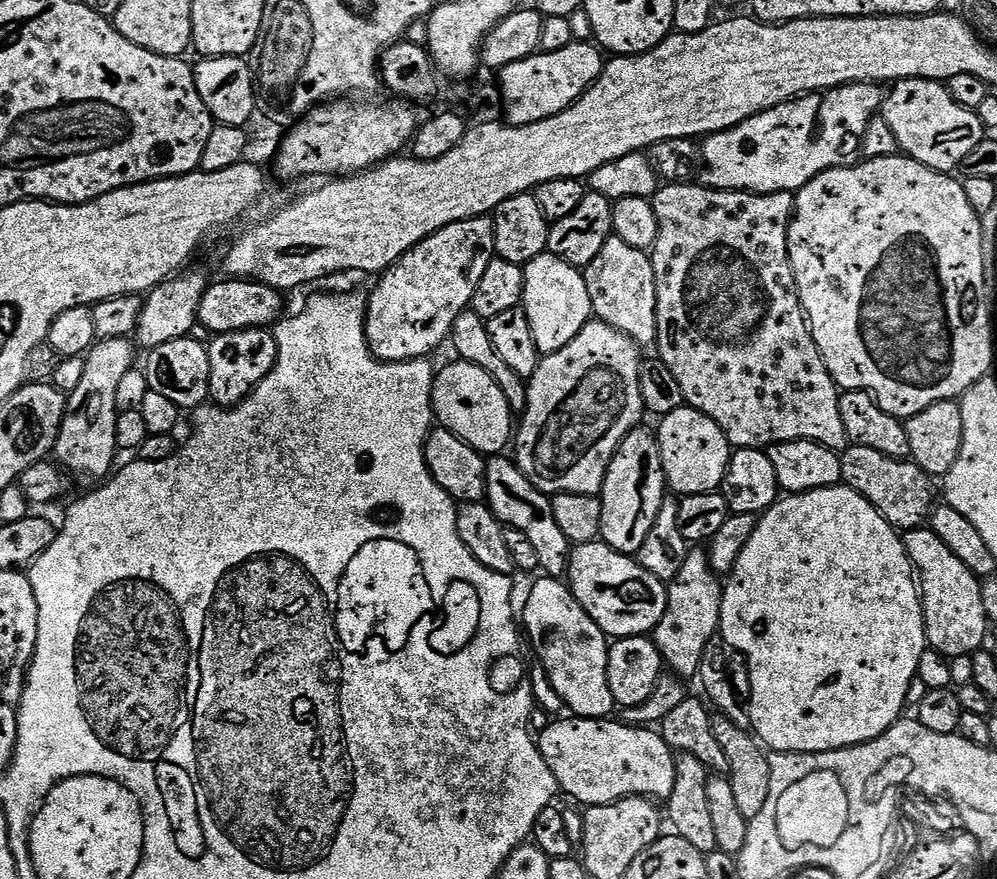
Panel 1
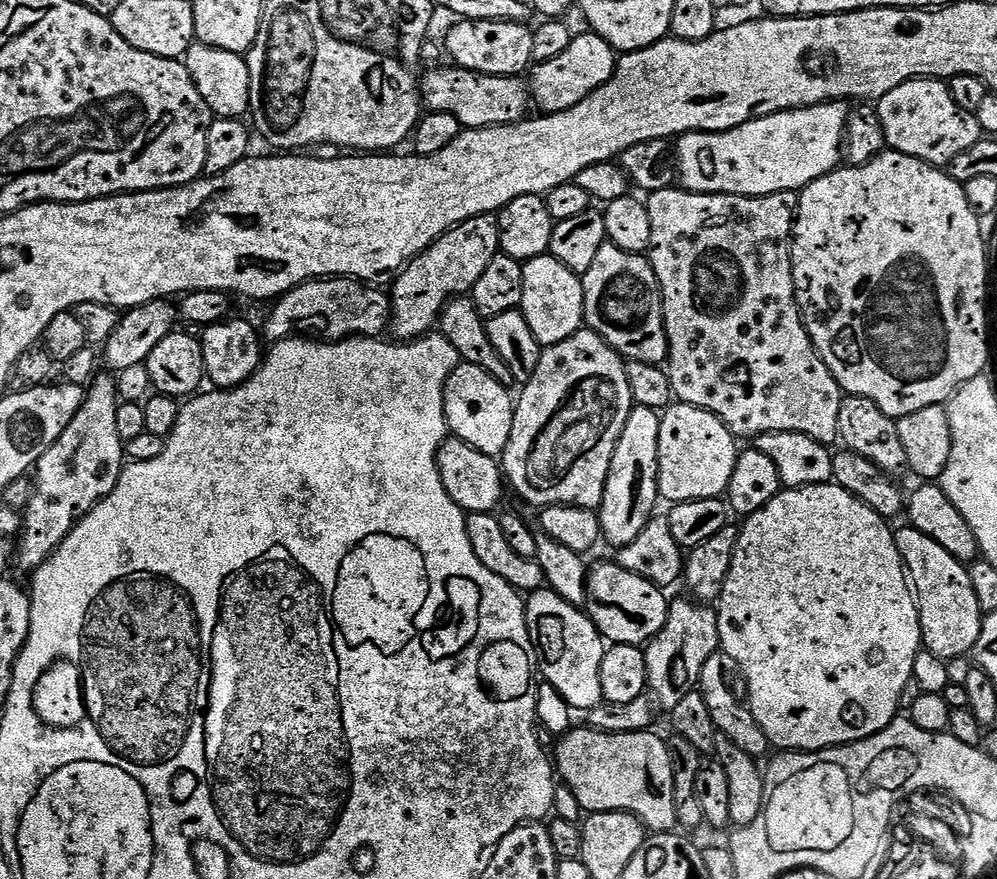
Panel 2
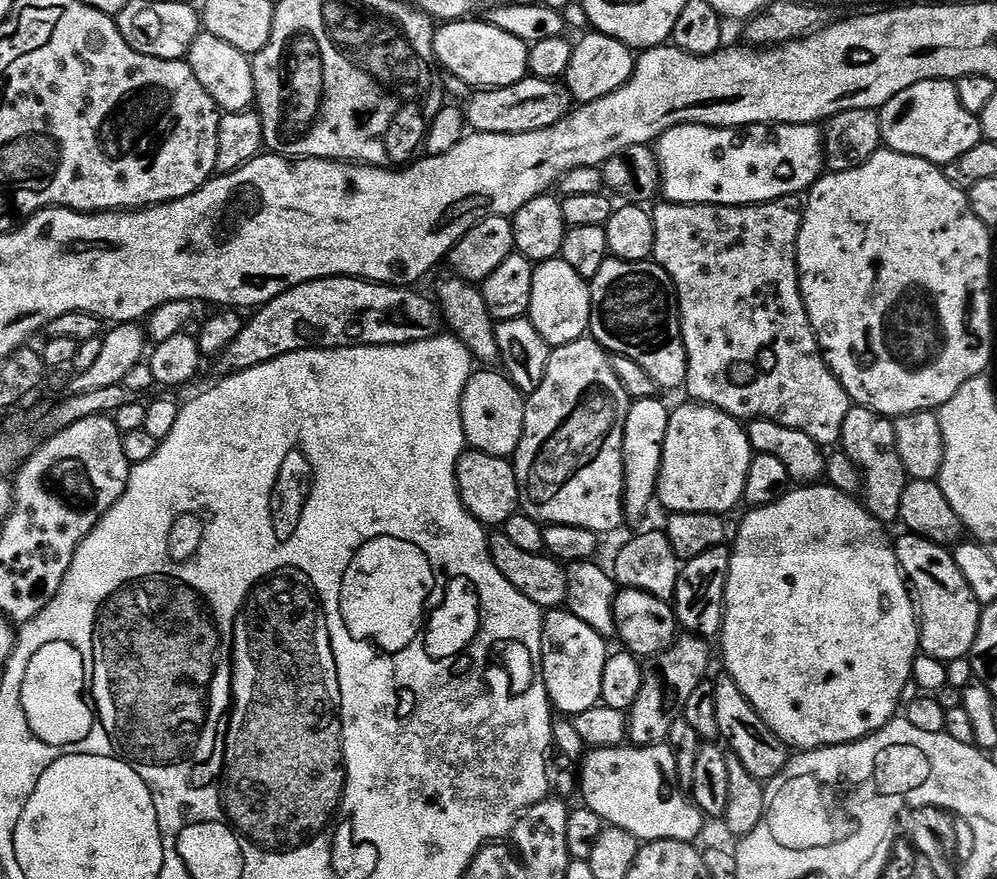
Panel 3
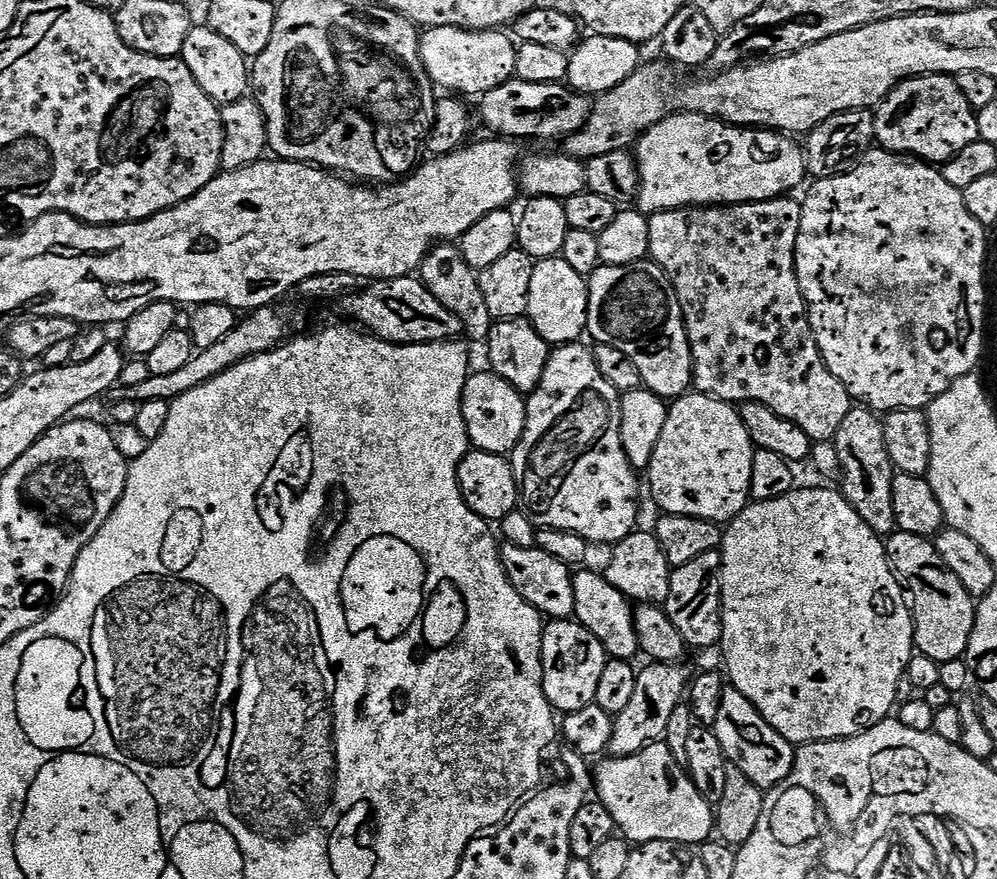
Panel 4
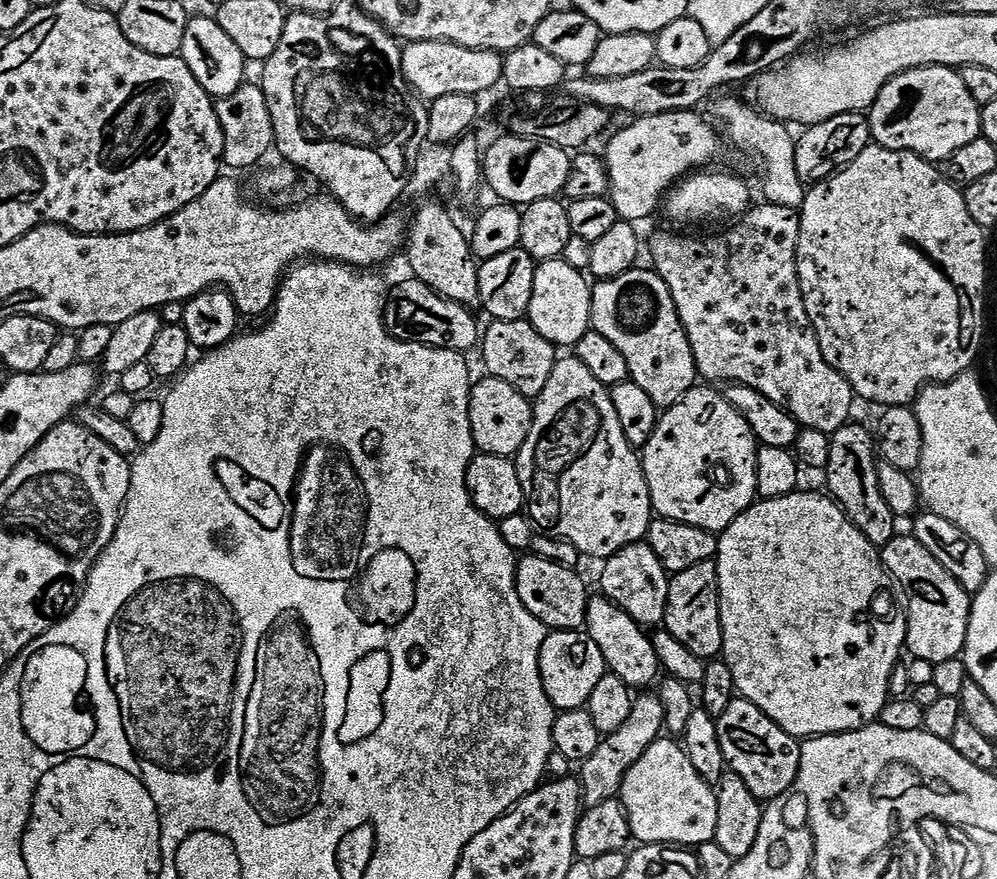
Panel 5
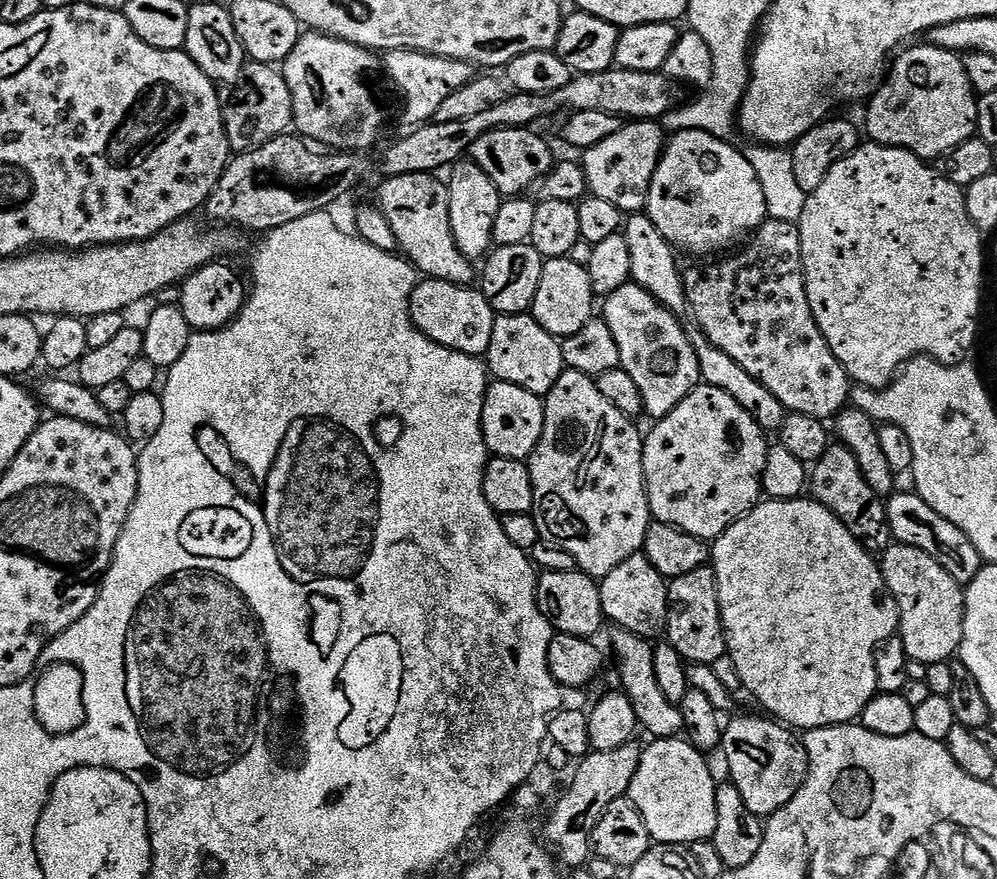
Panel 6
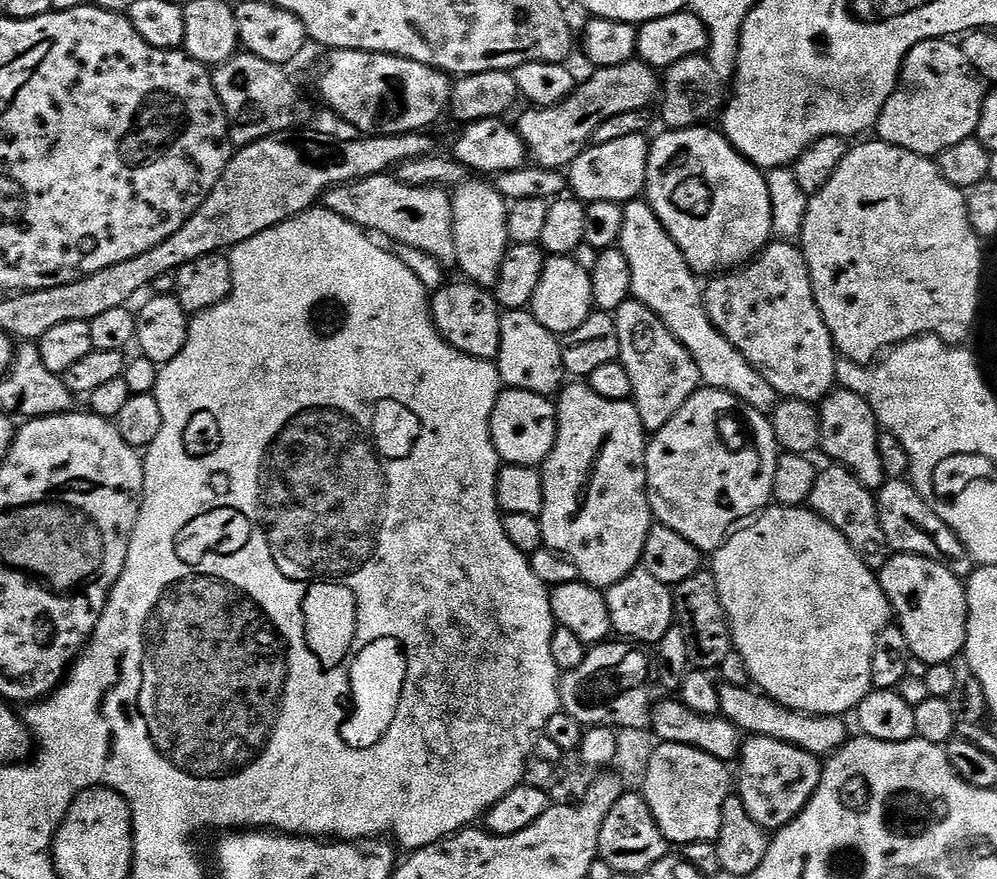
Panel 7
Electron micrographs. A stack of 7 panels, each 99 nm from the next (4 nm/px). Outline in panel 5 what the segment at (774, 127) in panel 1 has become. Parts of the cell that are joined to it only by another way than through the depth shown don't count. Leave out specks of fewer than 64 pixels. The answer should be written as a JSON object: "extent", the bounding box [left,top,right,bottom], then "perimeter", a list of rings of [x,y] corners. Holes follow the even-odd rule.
{"extent":[602,111,722,222],"perimeter":[[[699,111],[667,112],[633,119],[632,124],[625,126],[621,132],[611,133],[612,141],[608,144],[608,153],[603,153],[602,159],[608,166],[608,186],[612,205],[616,207],[617,217],[624,222],[641,222],[648,220],[656,212],[656,207],[661,207],[662,201],[676,185],[689,174],[697,170],[704,170],[720,152],[722,136],[715,127],[711,128],[700,117]]]}

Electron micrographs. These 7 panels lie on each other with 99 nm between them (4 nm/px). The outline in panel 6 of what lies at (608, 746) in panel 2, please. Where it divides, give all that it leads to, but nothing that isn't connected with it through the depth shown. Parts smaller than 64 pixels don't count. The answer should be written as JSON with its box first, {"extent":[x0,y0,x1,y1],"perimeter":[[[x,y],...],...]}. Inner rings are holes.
{"extent":[627,738,718,846],"perimeter":[[[656,738],[652,745],[640,754],[640,765],[634,774],[632,784],[628,787],[627,799],[634,802],[638,814],[642,814],[642,822],[646,822],[646,830],[650,830],[653,841],[660,846],[695,846],[708,842],[716,835],[718,826],[718,806],[716,805],[717,777],[712,777],[712,768],[707,764],[705,753],[699,752],[694,745],[684,738]]]}

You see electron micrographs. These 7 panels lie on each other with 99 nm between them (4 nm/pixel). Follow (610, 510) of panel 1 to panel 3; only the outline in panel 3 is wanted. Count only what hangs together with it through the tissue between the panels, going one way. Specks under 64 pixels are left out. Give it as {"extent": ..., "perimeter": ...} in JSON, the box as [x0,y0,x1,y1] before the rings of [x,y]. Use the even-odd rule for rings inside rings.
{"extent":[624,400,670,518],"perimeter":[[[632,400],[628,406],[624,427],[624,514],[628,518],[642,515],[656,500],[656,483],[670,415],[669,405],[664,405],[662,400]]]}

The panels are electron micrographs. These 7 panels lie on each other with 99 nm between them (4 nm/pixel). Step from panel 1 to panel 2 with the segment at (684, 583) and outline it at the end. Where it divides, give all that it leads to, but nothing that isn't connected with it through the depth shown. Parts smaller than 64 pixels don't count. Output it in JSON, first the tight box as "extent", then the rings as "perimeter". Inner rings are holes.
{"extent":[644,599,720,710],"perimeter":[[[673,599],[668,606],[668,617],[666,626],[653,640],[649,640],[644,648],[646,668],[648,670],[648,688],[661,709],[670,710],[686,698],[686,694],[697,691],[702,674],[702,666],[706,666],[706,658],[714,654],[720,648],[720,635],[718,634],[718,612],[715,607],[704,602],[697,602],[695,599],[688,600]]]}

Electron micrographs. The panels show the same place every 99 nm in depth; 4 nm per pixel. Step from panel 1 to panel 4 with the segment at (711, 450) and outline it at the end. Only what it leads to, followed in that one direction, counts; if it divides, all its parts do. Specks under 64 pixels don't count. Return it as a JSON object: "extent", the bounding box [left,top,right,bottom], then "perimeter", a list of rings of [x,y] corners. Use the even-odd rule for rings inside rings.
{"extent":[646,390,754,525],"perimeter":[[[692,390],[687,394],[679,396],[678,399],[668,404],[668,413],[666,414],[666,426],[662,426],[662,435],[658,437],[658,446],[654,446],[654,458],[650,458],[646,469],[646,488],[652,491],[652,500],[661,509],[661,513],[670,516],[689,516],[690,518],[702,518],[703,520],[712,520],[715,524],[727,525],[743,508],[747,508],[750,503],[752,491],[750,490],[750,476],[754,466],[754,445],[746,426],[742,422],[739,411],[733,405],[724,400],[719,400],[713,396],[707,396],[701,392]]]}

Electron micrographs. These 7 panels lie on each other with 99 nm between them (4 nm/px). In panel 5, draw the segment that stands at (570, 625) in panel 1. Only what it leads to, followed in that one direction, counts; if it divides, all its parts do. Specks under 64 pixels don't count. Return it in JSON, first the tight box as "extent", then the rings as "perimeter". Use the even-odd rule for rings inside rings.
{"extent":[540,631,606,712],"perimeter":[[[549,631],[540,651],[540,673],[553,708],[560,712],[573,712],[576,708],[584,708],[590,694],[594,694],[594,686],[598,686],[598,682],[602,682],[606,675],[602,650],[598,650],[598,642],[588,637],[587,631]]]}

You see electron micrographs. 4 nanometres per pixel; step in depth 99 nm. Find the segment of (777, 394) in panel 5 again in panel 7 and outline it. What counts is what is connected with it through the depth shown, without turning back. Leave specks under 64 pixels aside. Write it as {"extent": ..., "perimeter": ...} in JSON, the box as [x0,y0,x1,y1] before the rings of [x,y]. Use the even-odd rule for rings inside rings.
{"extent":[704,243,838,405],"perimeter":[[[769,243],[747,266],[707,282],[704,305],[714,326],[777,394],[819,405],[834,391],[838,353],[814,298],[808,263],[795,243]]]}

